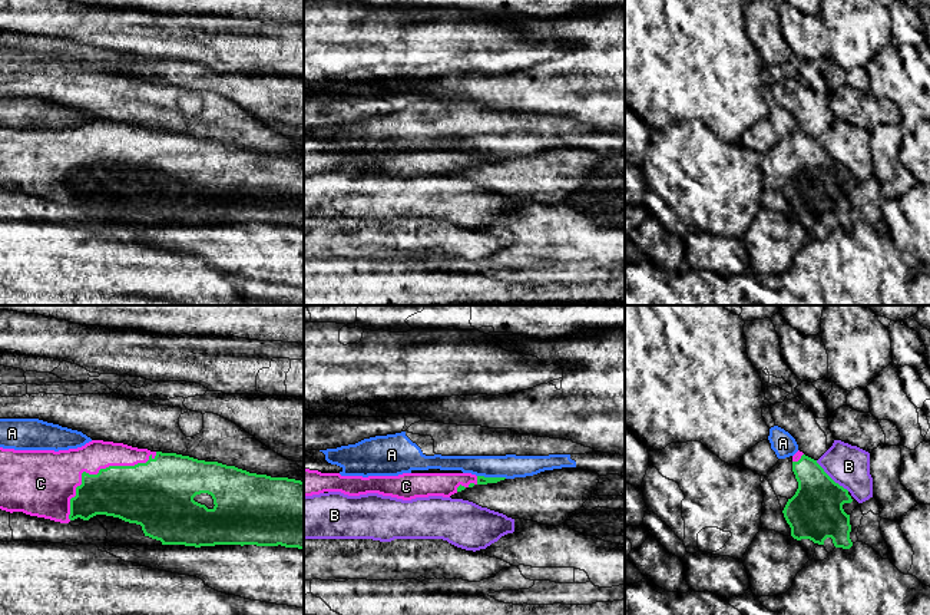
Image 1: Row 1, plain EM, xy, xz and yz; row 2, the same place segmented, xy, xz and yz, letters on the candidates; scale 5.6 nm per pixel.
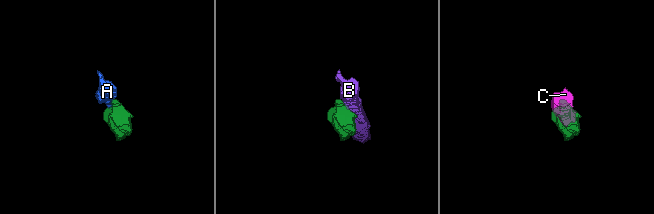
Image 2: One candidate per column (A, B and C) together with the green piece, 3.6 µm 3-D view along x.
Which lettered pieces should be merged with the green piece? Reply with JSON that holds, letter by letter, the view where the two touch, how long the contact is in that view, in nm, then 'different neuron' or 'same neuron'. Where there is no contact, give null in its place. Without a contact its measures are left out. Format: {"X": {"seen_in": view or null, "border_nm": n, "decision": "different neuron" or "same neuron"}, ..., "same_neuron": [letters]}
{"A": {"seen_in": "xz", "border_nm": 170, "decision": "different neuron"}, "B": {"seen_in": "yz", "border_nm": 260, "decision": "different neuron"}, "C": {"seen_in": "xy", "border_nm": 650, "decision": "same neuron"}, "same_neuron": ["C"]}

